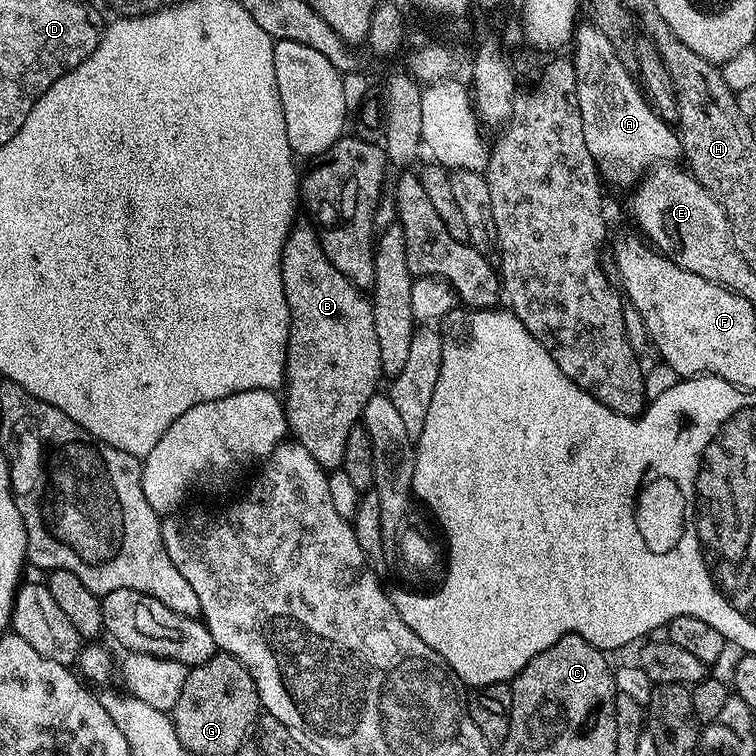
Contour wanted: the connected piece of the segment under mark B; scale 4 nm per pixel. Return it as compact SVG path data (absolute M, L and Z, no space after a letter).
M293 227L286 238L282 250L282 286L286 306L290 310L288 327L288 357L286 358L286 383L282 389L284 413L288 419L289 433L296 443L306 446L325 470L336 470L343 465L346 454L346 438L350 430L361 423L366 402L377 395L382 379L382 354L379 353L379 340L374 330L372 301L361 289L348 281L326 258L326 250L320 245L320 235L315 227Z

